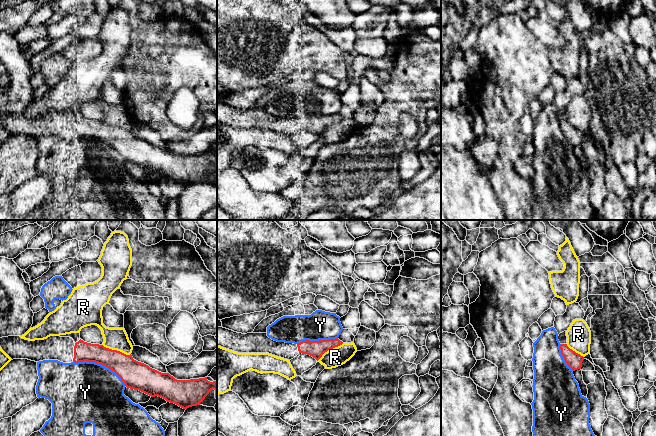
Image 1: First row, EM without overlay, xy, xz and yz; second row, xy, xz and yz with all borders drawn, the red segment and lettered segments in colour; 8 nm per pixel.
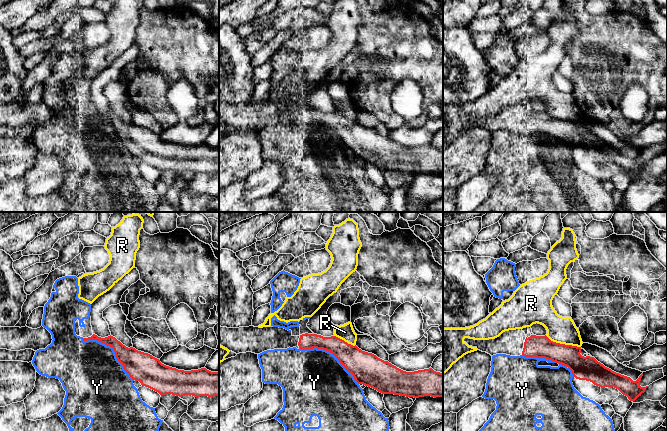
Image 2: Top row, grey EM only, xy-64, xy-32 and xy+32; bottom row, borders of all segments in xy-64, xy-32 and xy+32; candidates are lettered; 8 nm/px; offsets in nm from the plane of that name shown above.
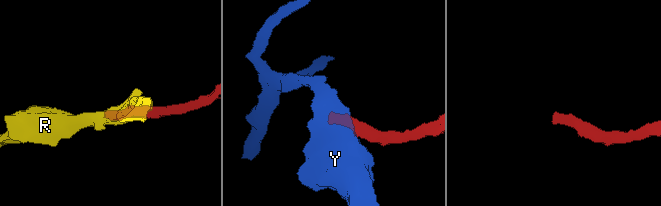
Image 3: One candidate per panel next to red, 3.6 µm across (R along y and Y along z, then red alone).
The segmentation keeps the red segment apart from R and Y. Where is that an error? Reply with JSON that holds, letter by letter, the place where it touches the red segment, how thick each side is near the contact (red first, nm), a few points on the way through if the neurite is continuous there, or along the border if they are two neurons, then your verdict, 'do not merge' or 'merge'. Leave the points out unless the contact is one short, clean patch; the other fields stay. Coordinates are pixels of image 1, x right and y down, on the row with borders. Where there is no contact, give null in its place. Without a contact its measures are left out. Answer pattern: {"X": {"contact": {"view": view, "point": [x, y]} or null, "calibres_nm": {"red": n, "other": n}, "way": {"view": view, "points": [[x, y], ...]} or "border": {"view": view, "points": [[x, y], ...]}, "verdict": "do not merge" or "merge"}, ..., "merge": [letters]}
{"R": {"contact": {"view": "xy", "point": [116, 350]}, "calibres_nm": {"red": 220, "other": 180}, "border": {"view": "xy", "points": [[102, 344], [108, 348], [130, 354]]}, "verdict": "do not merge"}, "Y": {"contact": {"view": "xy", "point": [100, 363]}, "calibres_nm": {"red": 200, "other": 480}, "verdict": "do not merge"}, "merge": []}

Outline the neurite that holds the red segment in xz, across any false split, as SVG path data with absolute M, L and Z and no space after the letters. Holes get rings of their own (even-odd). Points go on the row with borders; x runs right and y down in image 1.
M217 327L217 346L238 353L269 353L287 360L302 353L318 361L325 352L342 344L343 342L338 338L319 341L305 340L298 344L277 342L269 338L267 333L242 334Z

